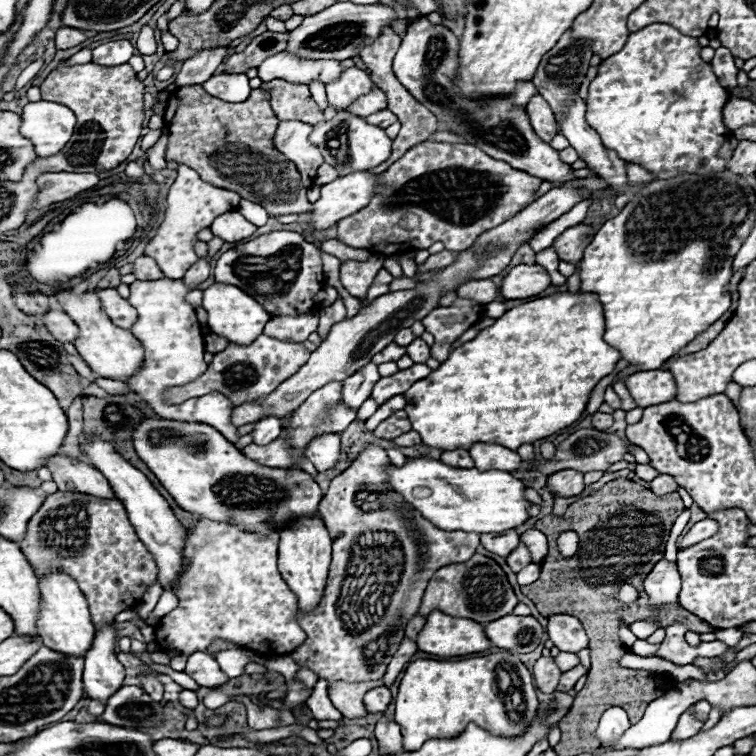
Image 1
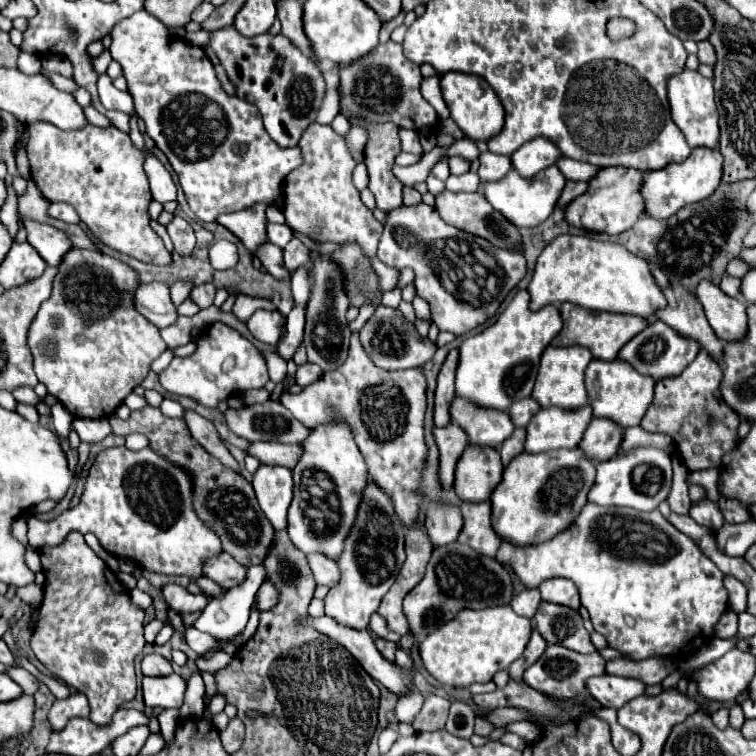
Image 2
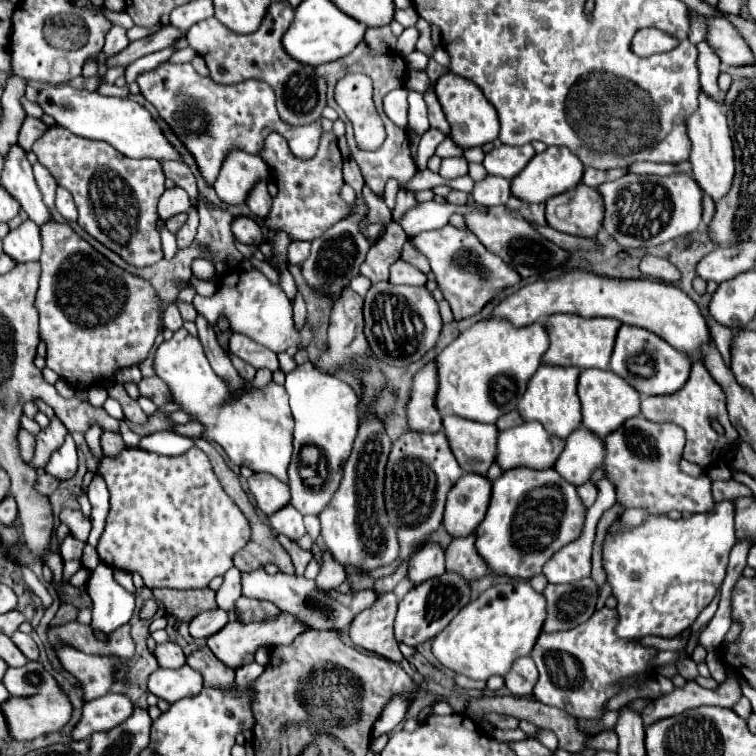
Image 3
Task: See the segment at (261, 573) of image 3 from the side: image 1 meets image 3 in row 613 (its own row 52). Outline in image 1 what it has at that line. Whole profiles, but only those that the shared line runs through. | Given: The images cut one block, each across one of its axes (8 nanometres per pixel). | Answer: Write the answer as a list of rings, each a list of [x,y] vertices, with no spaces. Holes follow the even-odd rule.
[[[336,2],[330,8],[314,14],[314,16],[306,16],[302,26],[290,30],[286,52],[294,54],[298,58],[304,58],[304,60],[354,58],[366,44],[372,44],[380,36],[382,28],[392,26],[396,20],[400,20],[398,12],[392,10],[390,6],[382,6],[382,4],[356,6],[352,2]]]

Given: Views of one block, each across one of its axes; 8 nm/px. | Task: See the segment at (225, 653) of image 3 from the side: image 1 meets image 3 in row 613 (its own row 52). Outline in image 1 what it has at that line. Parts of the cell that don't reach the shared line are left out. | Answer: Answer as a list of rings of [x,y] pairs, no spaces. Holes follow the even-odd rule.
[[[288,52],[274,54],[258,66],[258,76],[262,82],[282,78],[294,84],[310,84],[312,80],[332,82],[342,74],[338,60],[298,60]]]

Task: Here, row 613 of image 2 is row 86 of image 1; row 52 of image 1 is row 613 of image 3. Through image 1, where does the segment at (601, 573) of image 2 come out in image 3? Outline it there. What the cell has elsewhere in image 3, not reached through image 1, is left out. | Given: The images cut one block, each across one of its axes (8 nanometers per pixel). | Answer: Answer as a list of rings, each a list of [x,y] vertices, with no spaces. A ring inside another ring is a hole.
[[[718,502],[710,512],[692,514],[690,518],[670,520],[668,516],[652,516],[648,514],[640,526],[606,532],[602,544],[602,568],[606,572],[606,580],[612,588],[612,596],[618,600],[616,614],[618,626],[616,634],[630,640],[642,636],[662,636],[674,638],[682,634],[686,628],[694,624],[698,614],[712,602],[716,596],[728,566],[730,548],[736,544],[734,536],[734,506],[732,502]]]

